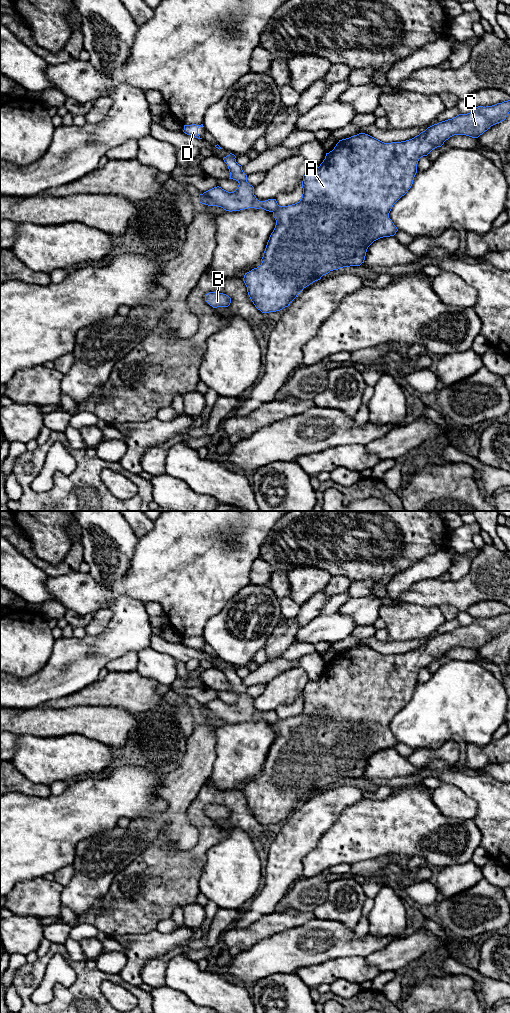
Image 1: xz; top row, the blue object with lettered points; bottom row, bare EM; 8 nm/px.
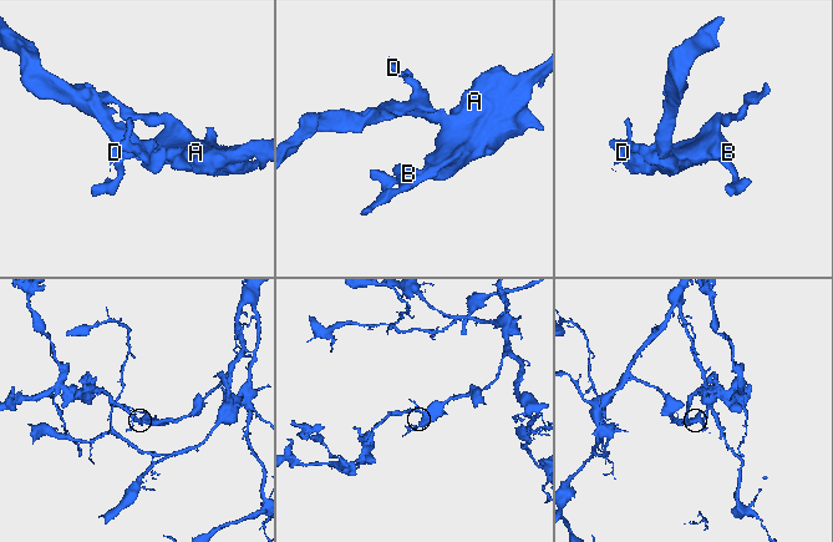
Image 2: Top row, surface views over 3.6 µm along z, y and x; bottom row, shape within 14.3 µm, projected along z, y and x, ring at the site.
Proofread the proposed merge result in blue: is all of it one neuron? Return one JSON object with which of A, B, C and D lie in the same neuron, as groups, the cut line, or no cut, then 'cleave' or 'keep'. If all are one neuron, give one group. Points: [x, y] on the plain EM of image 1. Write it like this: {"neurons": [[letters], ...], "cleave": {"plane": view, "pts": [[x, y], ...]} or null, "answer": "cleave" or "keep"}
{"neurons": [["A", "B", "C"], ["D"]], "cleave": {"plane": "xz", "pts": [[279, 718], [273, 724]]}, "answer": "cleave"}

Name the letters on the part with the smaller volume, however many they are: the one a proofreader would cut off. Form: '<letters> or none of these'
D

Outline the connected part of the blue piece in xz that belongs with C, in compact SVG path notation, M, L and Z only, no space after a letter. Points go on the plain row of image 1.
M510 612L492 618L474 619L470 625L459 626L434 636L414 650L401 654L384 655L365 645L339 652L334 661L326 665L320 678L309 680L303 688L303 706L300 713L288 718L279 718L273 724L276 737L267 754L262 775L245 785L243 790L255 819L262 825L280 823L288 819L304 800L330 783L364 775L367 761L374 753L394 748L398 743L389 730L389 725L393 717L411 700L419 671L441 659L454 647L478 650L491 638L504 633L509 624Z

